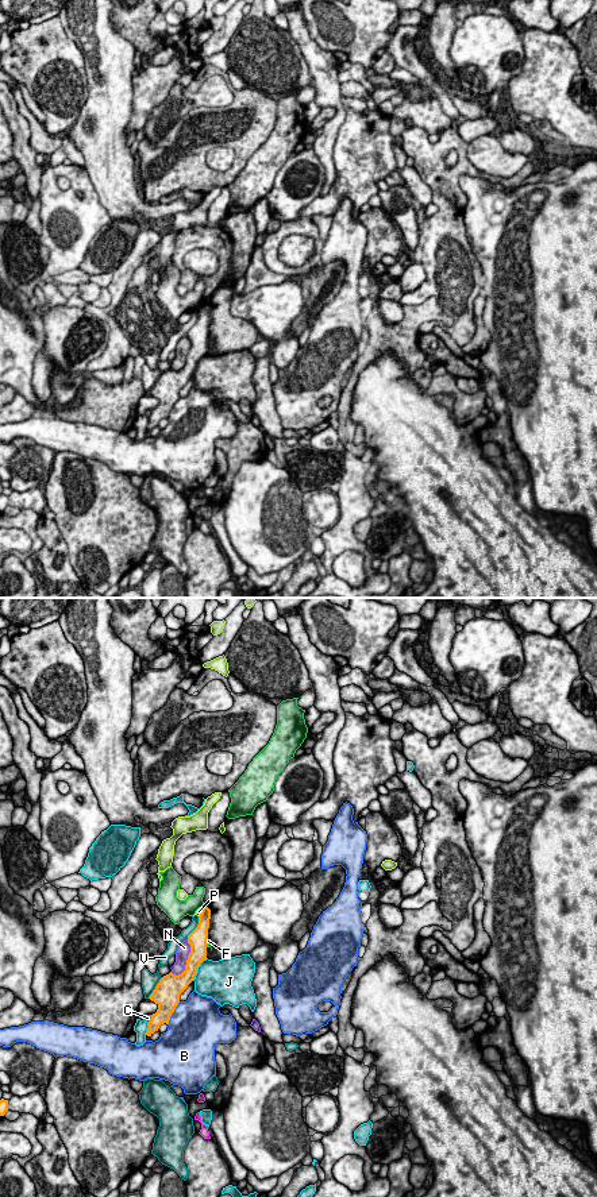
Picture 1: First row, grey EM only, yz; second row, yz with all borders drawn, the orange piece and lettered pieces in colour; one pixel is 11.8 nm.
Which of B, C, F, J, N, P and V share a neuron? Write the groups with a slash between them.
B / C P / F / J / N / V

